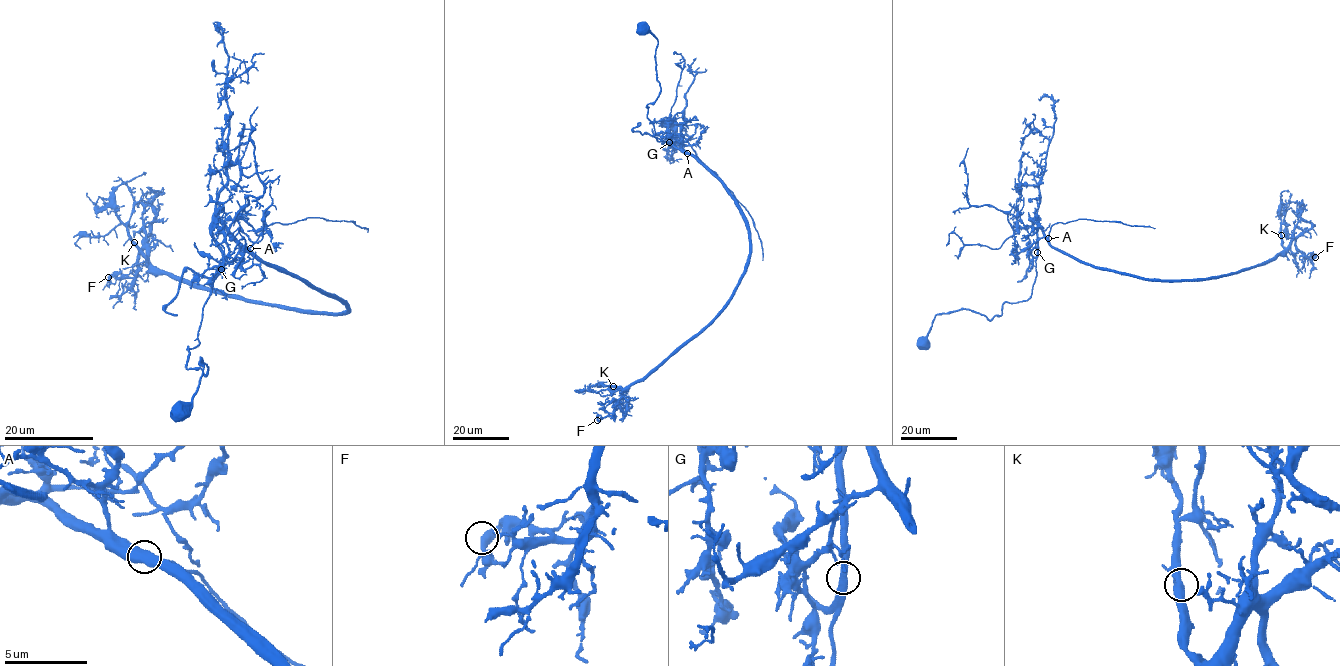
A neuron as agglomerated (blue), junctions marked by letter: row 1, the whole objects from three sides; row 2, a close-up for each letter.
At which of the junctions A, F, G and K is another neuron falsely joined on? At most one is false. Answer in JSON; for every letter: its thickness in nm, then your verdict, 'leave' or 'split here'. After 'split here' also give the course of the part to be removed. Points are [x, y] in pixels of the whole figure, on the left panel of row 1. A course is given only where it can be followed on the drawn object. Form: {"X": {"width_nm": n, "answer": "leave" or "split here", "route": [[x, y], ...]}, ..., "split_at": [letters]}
{"A": {"width_nm": 440, "answer": "leave"}, "F": {"width_nm": 400, "answer": "leave"}, "G": {"width_nm": 440, "answer": "leave"}, "K": {"width_nm": 440, "answer": "leave"}, "split_at": []}

